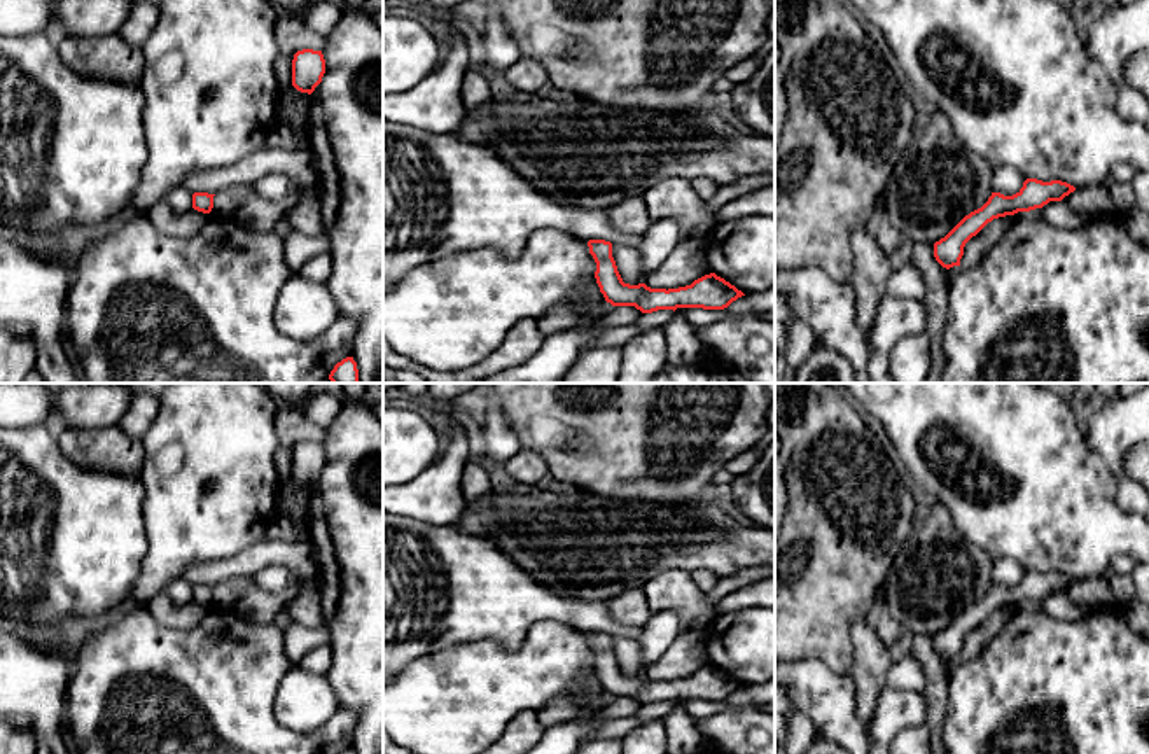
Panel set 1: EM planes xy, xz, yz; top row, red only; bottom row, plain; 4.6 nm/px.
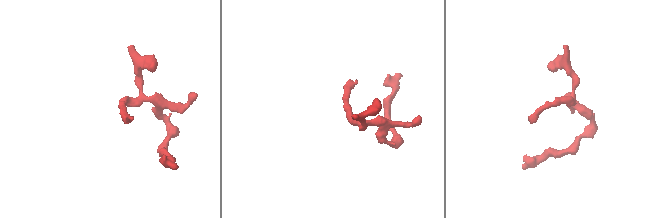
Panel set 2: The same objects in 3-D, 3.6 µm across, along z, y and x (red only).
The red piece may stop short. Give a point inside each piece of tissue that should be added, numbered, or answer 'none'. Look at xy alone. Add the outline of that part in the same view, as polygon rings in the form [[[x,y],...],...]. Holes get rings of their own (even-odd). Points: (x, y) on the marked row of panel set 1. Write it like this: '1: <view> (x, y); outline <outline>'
none

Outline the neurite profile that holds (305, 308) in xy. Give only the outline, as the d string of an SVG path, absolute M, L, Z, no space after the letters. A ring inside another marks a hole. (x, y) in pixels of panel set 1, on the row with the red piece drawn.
M290 276L273 311L275 325L289 338L310 341L331 329L341 318L327 283Z

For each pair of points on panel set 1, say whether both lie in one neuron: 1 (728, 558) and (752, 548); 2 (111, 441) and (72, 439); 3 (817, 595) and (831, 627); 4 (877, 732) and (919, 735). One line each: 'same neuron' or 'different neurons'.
1: same neuron
2: same neuron
3: same neuron
4: different neurons

